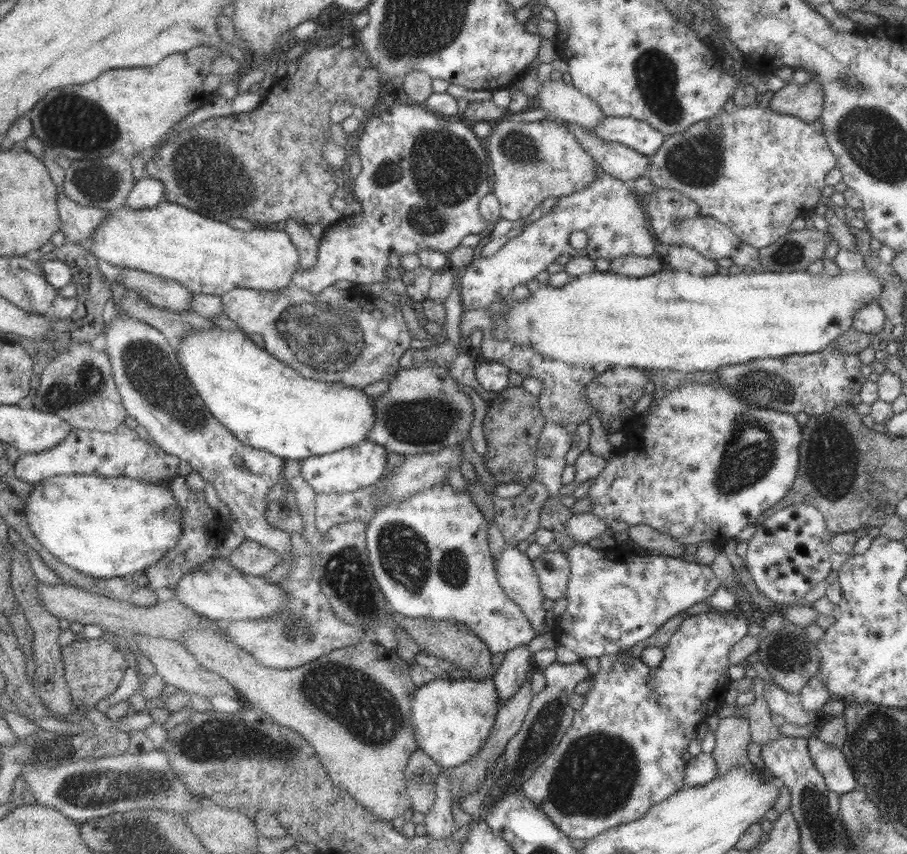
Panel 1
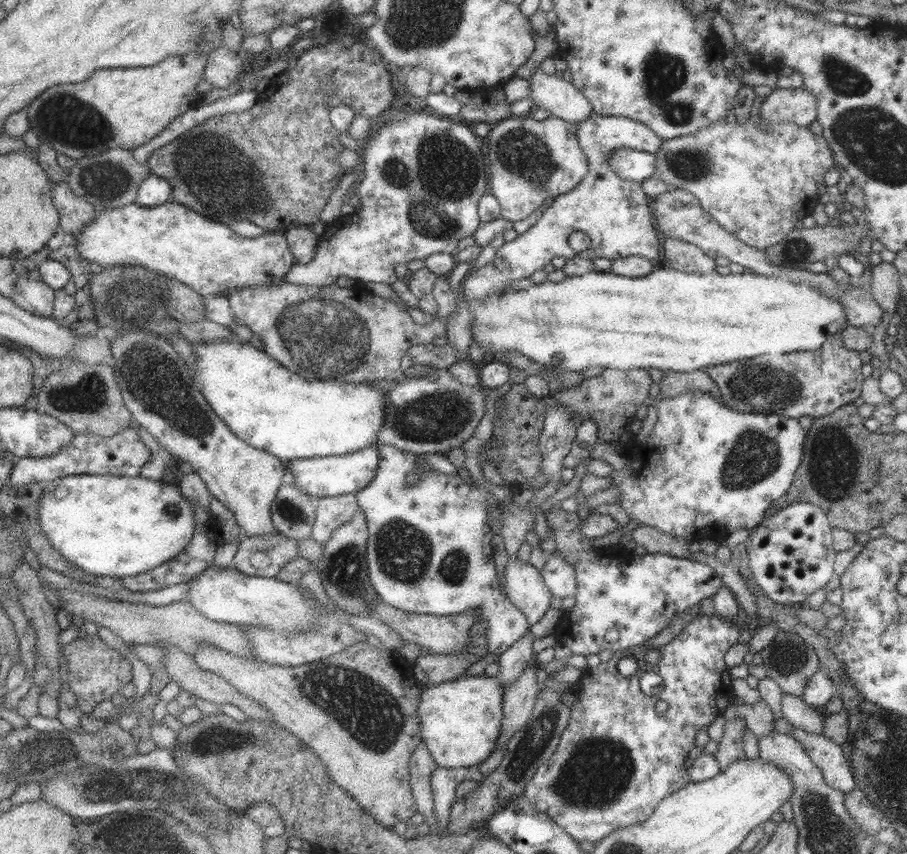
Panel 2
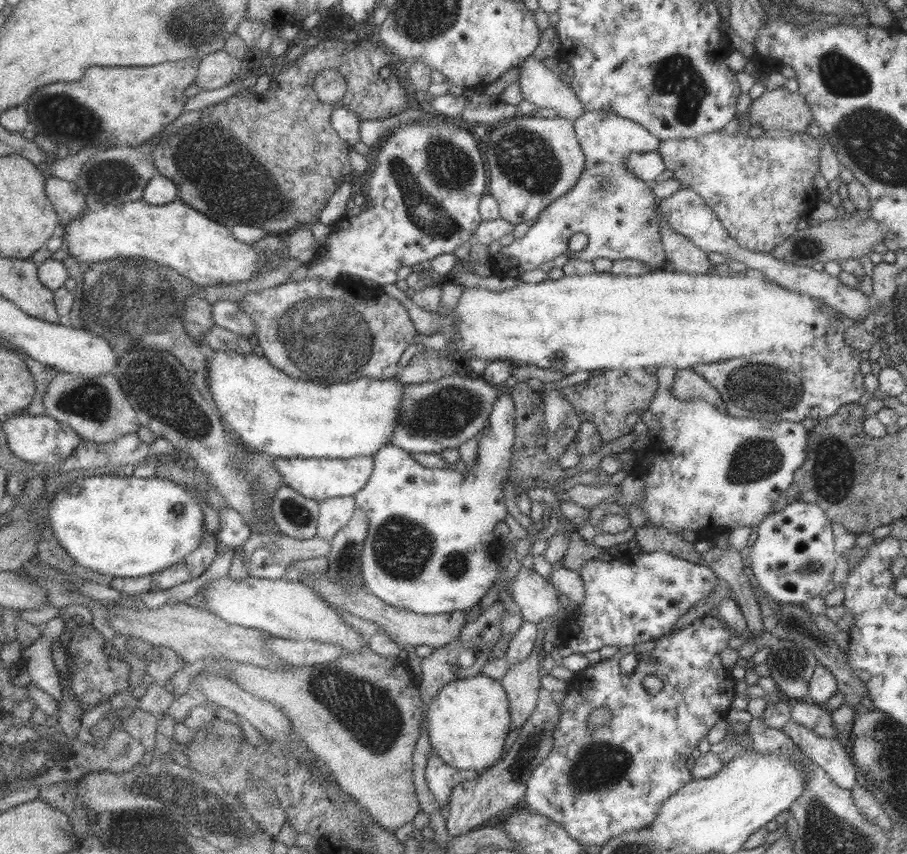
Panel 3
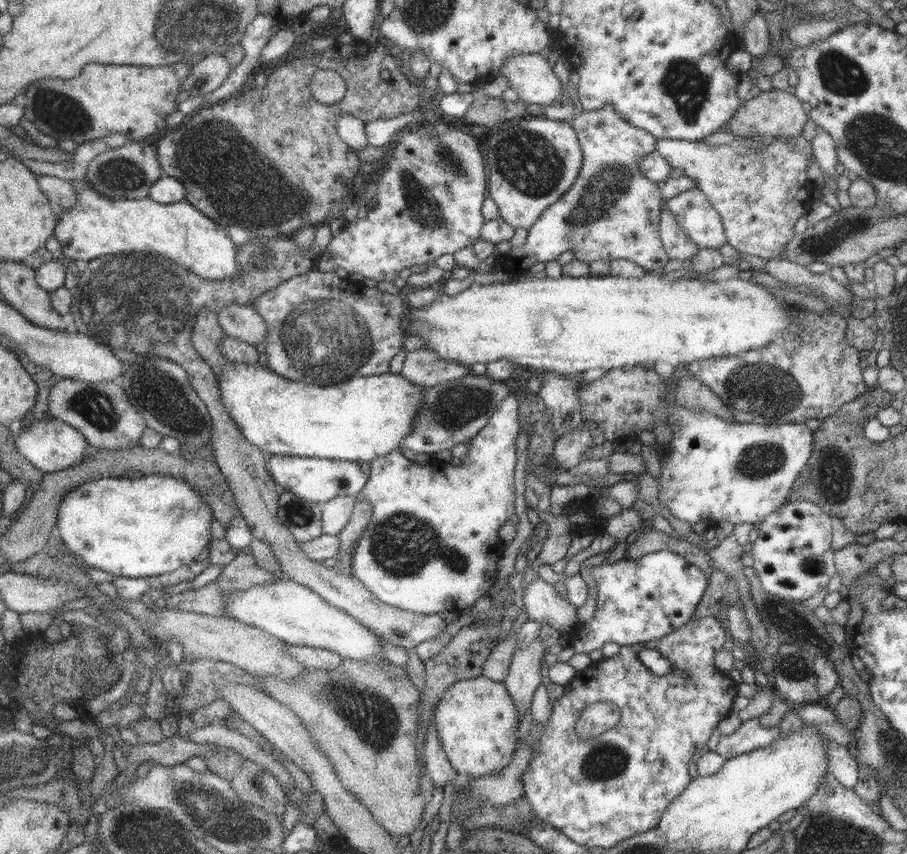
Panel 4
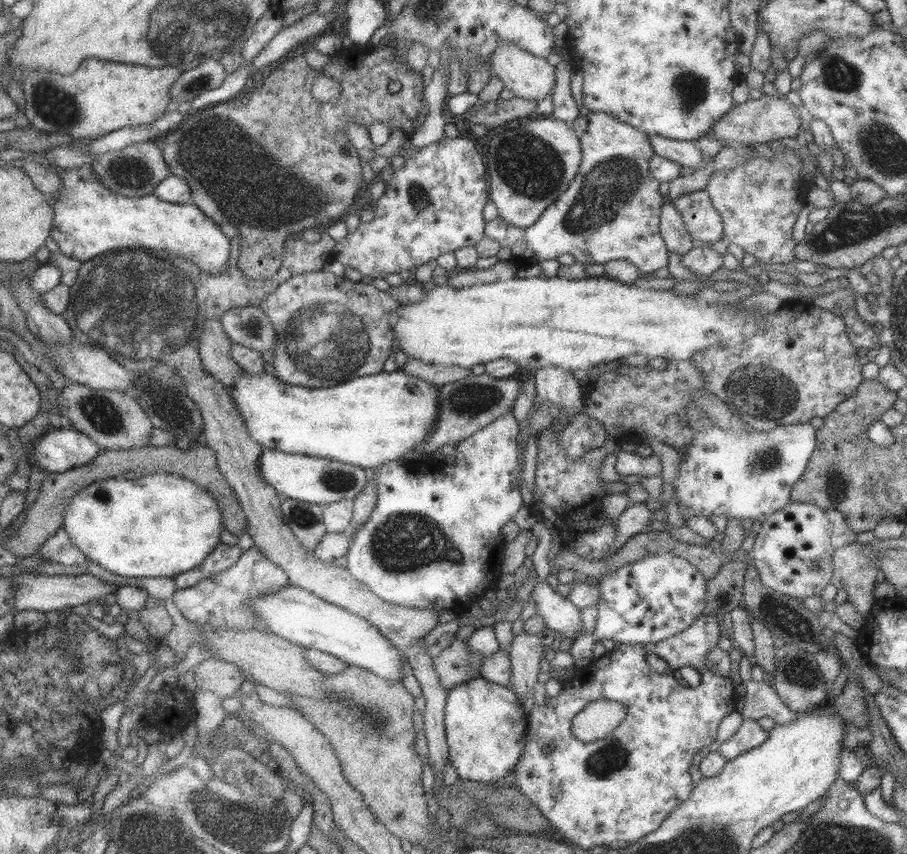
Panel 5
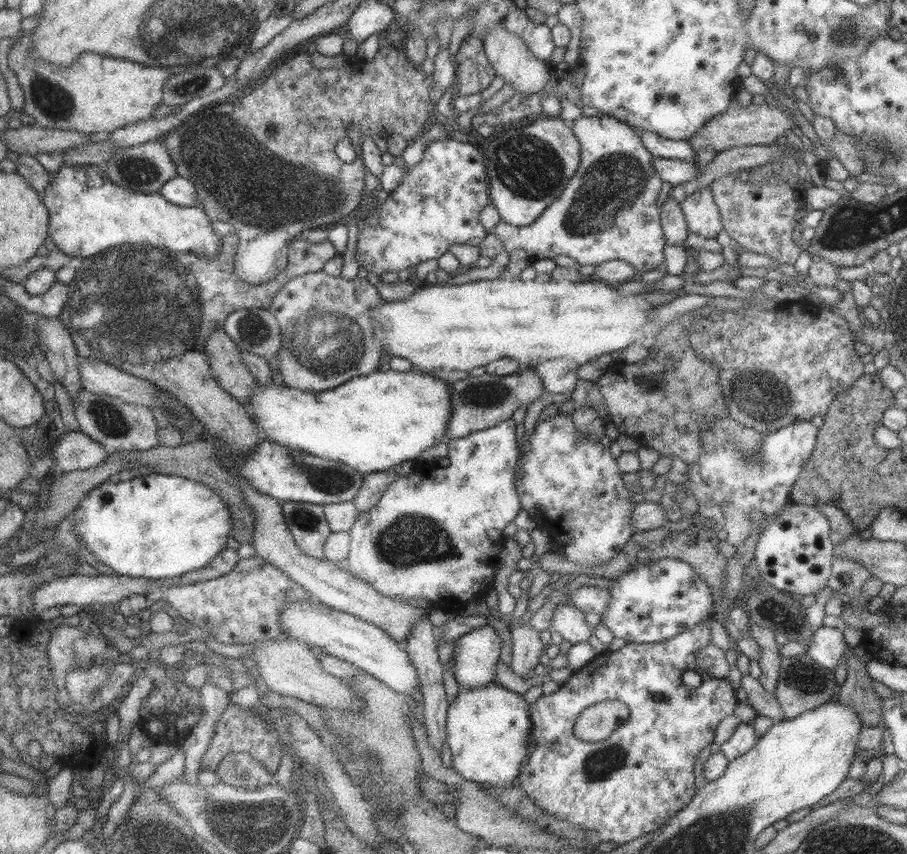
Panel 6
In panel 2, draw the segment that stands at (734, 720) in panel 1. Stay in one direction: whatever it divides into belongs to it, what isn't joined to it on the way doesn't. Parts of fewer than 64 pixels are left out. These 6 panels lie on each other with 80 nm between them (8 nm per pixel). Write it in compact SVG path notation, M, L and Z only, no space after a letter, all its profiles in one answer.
M739 717L735 720L726 720L723 727L724 733L718 742L718 751L713 754L721 770L735 759L745 759L742 738L745 726L744 720Z

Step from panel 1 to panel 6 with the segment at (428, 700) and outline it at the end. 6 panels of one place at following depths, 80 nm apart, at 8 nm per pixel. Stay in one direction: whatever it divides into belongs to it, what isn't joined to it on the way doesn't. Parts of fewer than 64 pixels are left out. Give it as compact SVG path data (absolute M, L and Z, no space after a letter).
M490 684L489 686L480 686L479 688L460 688L459 692L451 701L448 703L446 710L446 742L451 753L451 760L453 770L460 776L463 780L469 782L478 783L481 787L487 788L487 790L500 789L507 790L516 786L516 778L519 776L521 763L526 759L531 740L531 721L528 711L528 704L523 699L522 695L516 692L511 692L502 686L495 684Z

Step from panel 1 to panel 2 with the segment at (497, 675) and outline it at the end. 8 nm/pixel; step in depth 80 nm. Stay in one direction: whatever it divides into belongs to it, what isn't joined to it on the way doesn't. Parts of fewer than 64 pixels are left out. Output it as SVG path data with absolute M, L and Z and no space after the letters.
M529 629L526 631L527 634L523 638L513 642L505 652L498 656L500 669L497 678L500 680L501 686L513 682L516 676L521 674L523 668L527 666L527 663L535 659L531 649L534 636Z

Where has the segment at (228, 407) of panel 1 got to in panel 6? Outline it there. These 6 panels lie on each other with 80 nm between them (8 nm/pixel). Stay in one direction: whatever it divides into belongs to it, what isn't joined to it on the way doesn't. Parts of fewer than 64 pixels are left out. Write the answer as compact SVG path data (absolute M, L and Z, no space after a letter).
M413 368L400 372L373 371L354 377L331 390L301 392L294 388L281 387L273 383L258 385L252 392L250 404L246 407L259 430L259 436L292 449L334 460L365 475L384 471L402 462L413 461L425 448L431 448L442 440L451 416L450 383L439 380L429 373Z

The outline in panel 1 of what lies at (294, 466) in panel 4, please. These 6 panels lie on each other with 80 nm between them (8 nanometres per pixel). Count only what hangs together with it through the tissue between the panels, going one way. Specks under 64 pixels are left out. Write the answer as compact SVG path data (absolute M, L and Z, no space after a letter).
M365 439L355 446L331 454L313 455L301 459L300 473L316 494L343 494L375 485L383 476L385 463L386 449L380 444Z

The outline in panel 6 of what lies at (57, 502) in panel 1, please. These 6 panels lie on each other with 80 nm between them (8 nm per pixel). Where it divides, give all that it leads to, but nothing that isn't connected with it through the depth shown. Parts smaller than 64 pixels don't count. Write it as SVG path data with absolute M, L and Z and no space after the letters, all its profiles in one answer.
M155 472L147 476L135 476L130 480L119 481L112 483L109 480L98 484L93 490L90 490L81 501L79 501L79 507L73 512L73 524L78 532L78 536L81 537L82 542L89 552L93 552L95 560L101 562L101 564L109 567L113 570L115 575L129 576L133 578L143 579L174 579L175 577L181 577L181 575L197 570L205 564L211 562L213 557L217 556L221 550L226 548L225 542L227 537L230 536L231 531L231 516L229 516L229 510L225 502L217 496L216 492L210 490L205 485L196 483L188 478L177 475L166 475L163 473Z

